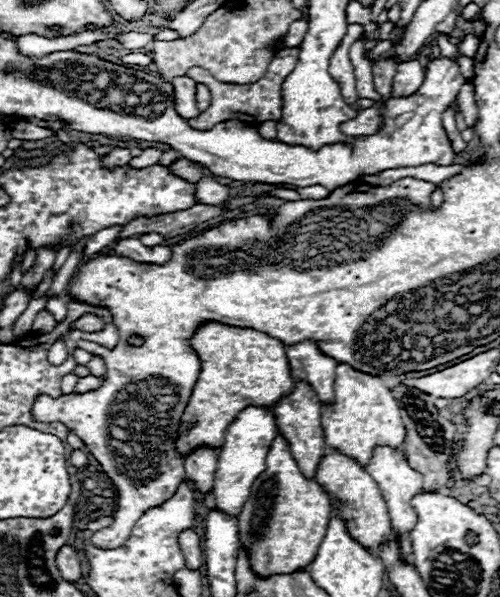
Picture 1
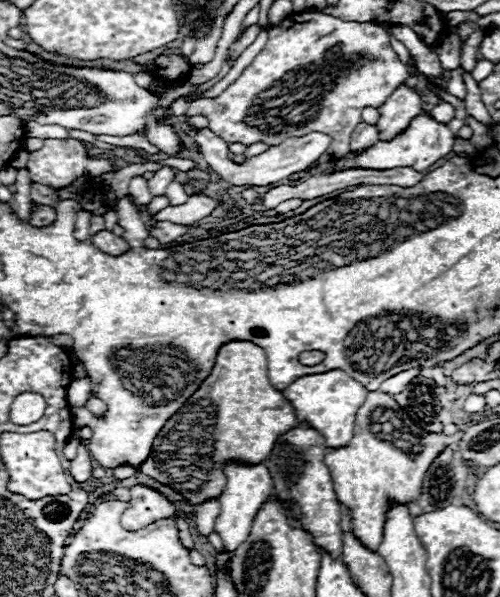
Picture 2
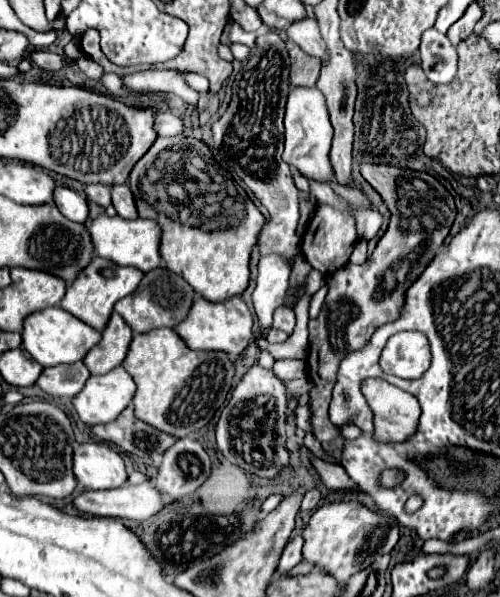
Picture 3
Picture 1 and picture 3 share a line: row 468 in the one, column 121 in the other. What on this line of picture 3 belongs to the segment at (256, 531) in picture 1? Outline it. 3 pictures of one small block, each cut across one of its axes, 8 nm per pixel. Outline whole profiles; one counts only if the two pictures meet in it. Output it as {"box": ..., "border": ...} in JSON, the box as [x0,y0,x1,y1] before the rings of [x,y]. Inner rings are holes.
{"box":[60,258,144,330],"border":[[[94,258],[94,262],[90,262],[90,266],[86,266],[86,270],[82,270],[82,276],[78,276],[68,288],[66,288],[66,296],[64,300],[60,302],[60,306],[64,310],[68,310],[70,314],[78,316],[82,322],[94,326],[96,330],[104,330],[108,320],[110,320],[110,314],[114,310],[114,304],[118,300],[122,300],[124,296],[130,296],[140,280],[144,278],[144,272],[138,270],[138,268],[132,268],[132,266],[120,266],[112,260],[106,260],[106,258]]]}

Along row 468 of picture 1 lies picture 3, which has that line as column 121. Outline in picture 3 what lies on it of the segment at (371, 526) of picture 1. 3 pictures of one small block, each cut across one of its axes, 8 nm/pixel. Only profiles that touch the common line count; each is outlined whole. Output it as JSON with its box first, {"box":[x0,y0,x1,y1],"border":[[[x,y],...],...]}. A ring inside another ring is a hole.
{"box":[84,314,132,374],"border":[[[112,314],[106,330],[102,332],[102,342],[86,354],[84,364],[92,374],[106,374],[120,366],[128,354],[132,342],[132,328],[124,322],[120,314]]]}

